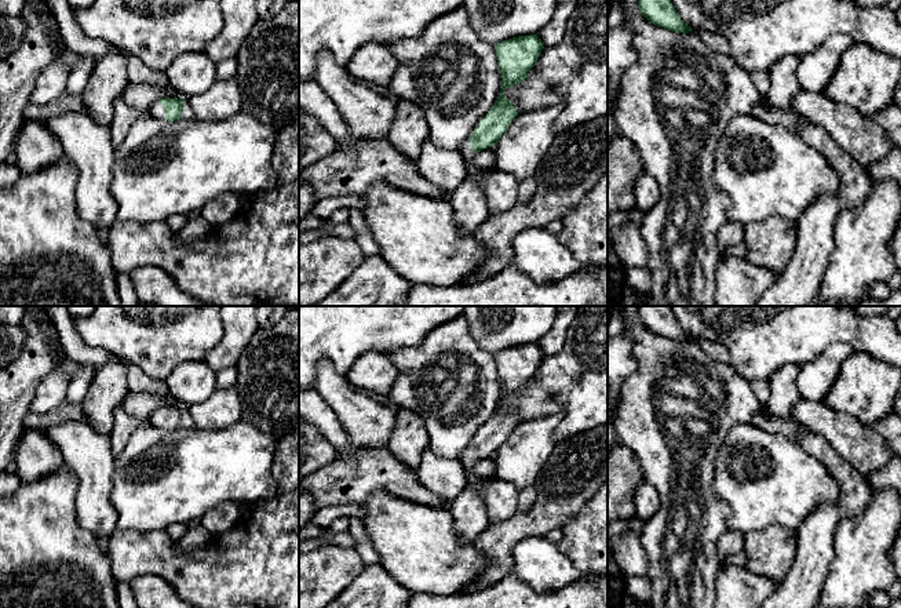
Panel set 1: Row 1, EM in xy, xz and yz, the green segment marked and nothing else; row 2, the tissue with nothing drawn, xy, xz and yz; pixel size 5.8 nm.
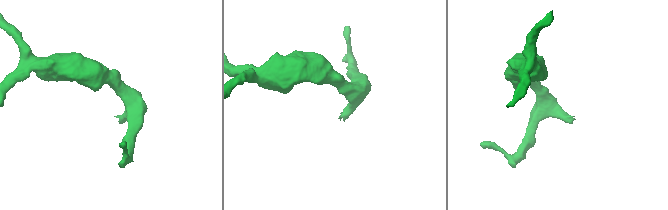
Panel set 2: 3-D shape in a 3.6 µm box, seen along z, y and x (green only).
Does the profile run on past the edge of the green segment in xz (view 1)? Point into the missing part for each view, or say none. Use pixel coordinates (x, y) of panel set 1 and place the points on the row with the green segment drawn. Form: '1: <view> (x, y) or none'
1: xz (466, 150)

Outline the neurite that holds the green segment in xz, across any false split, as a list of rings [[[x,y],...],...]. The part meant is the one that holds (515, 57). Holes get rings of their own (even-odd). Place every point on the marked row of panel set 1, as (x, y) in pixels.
[[[537,34],[512,37],[495,45],[501,74],[501,90],[496,103],[459,150],[468,171],[467,176],[479,176],[481,170],[473,161],[474,154],[497,143],[518,116],[514,103],[504,97],[504,90],[528,77],[543,48],[544,45]]]

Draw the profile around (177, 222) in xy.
[[[175,214],[165,219],[168,227],[172,230],[172,233],[176,233],[185,227],[187,223],[189,216],[185,214]]]

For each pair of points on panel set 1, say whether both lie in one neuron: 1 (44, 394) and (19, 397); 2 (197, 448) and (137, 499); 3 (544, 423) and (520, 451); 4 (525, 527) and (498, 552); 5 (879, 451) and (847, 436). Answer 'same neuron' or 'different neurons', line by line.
1: different neurons
2: same neuron
3: same neuron
4: same neuron
5: same neuron

